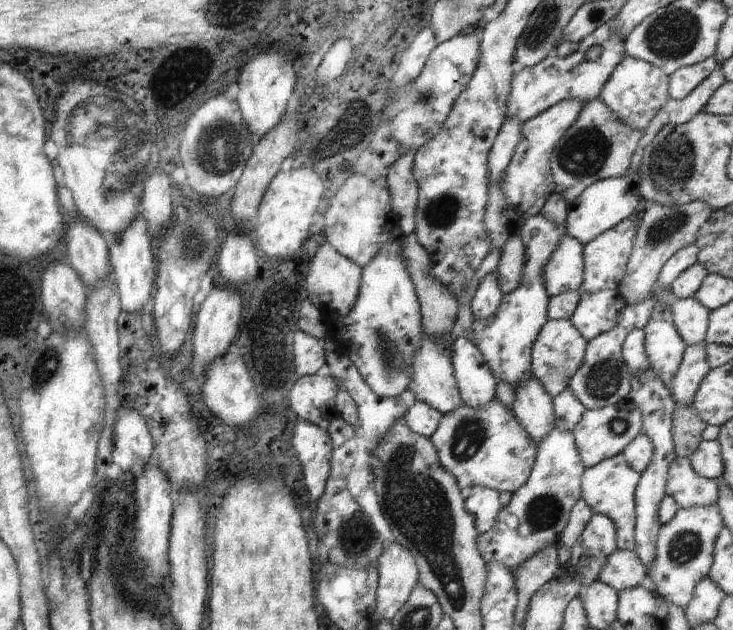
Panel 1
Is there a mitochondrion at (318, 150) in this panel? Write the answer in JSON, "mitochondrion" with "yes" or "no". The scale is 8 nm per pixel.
{"mitochondrion":"no"}

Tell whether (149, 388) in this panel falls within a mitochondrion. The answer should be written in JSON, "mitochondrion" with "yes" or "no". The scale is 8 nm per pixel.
{"mitochondrion":"no"}

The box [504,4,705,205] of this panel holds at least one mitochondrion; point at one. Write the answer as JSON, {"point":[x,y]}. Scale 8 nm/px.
{"point":[672,35]}

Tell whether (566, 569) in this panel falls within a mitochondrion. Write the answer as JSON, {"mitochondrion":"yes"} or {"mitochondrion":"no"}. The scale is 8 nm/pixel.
{"mitochondrion":"no"}

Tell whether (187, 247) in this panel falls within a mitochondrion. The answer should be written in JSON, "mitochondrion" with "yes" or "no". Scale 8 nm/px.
{"mitochondrion":"yes"}

